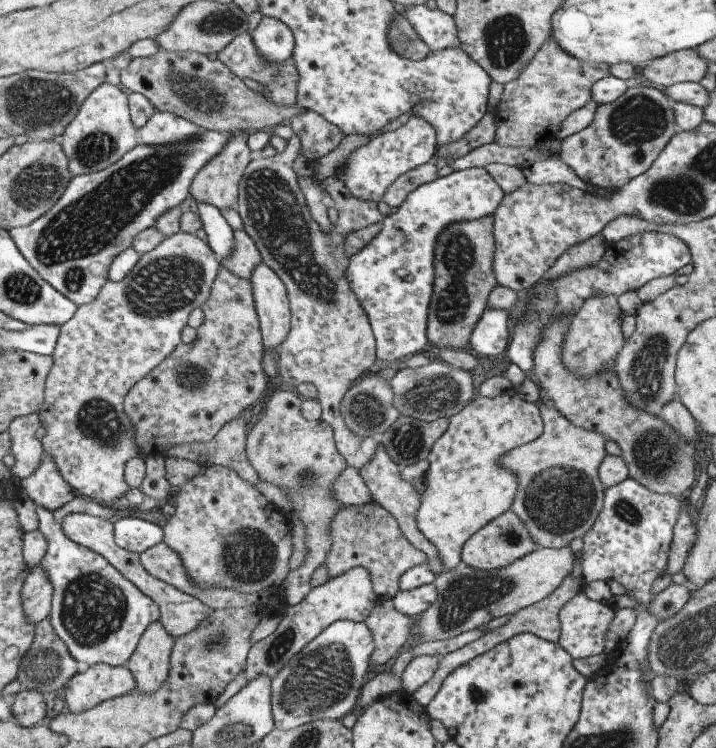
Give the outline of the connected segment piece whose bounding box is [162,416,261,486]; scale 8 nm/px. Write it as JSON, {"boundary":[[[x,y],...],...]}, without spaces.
{"boundary":[[[241,416],[225,423],[210,441],[183,447],[175,445],[163,450],[163,458],[181,456],[183,459],[198,462],[201,466],[217,463],[233,469],[249,484],[261,481],[247,460],[245,454],[245,424]]]}

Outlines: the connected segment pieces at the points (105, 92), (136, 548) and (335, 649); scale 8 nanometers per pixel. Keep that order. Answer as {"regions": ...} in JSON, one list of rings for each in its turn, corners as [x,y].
{"regions":[[[[103,82],[80,104],[58,139],[71,176],[103,170],[137,145],[137,128],[131,122],[127,98],[119,87]]],[[[135,517],[115,520],[112,533],[120,549],[138,555],[162,541],[162,529],[158,525]]],[[[341,620],[328,624],[312,641],[294,654],[270,682],[270,707],[274,728],[280,731],[311,721],[341,719],[355,710],[374,642],[364,622]]]]}

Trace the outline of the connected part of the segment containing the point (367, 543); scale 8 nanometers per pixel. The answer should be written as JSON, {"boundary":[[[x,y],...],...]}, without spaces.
{"boundary":[[[377,503],[363,506],[348,505],[331,519],[331,546],[323,564],[327,567],[330,578],[353,567],[363,567],[370,574],[370,583],[374,594],[379,598],[391,599],[398,590],[399,577],[411,567],[425,565],[425,554],[417,550],[404,537],[396,520]]]}

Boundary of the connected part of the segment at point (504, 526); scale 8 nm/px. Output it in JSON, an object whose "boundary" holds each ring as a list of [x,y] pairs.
{"boundary":[[[507,509],[464,542],[460,551],[460,560],[474,569],[490,571],[511,564],[514,560],[531,552],[535,547],[537,546],[529,536],[526,526],[520,521],[520,518],[513,514],[513,511]]]}

